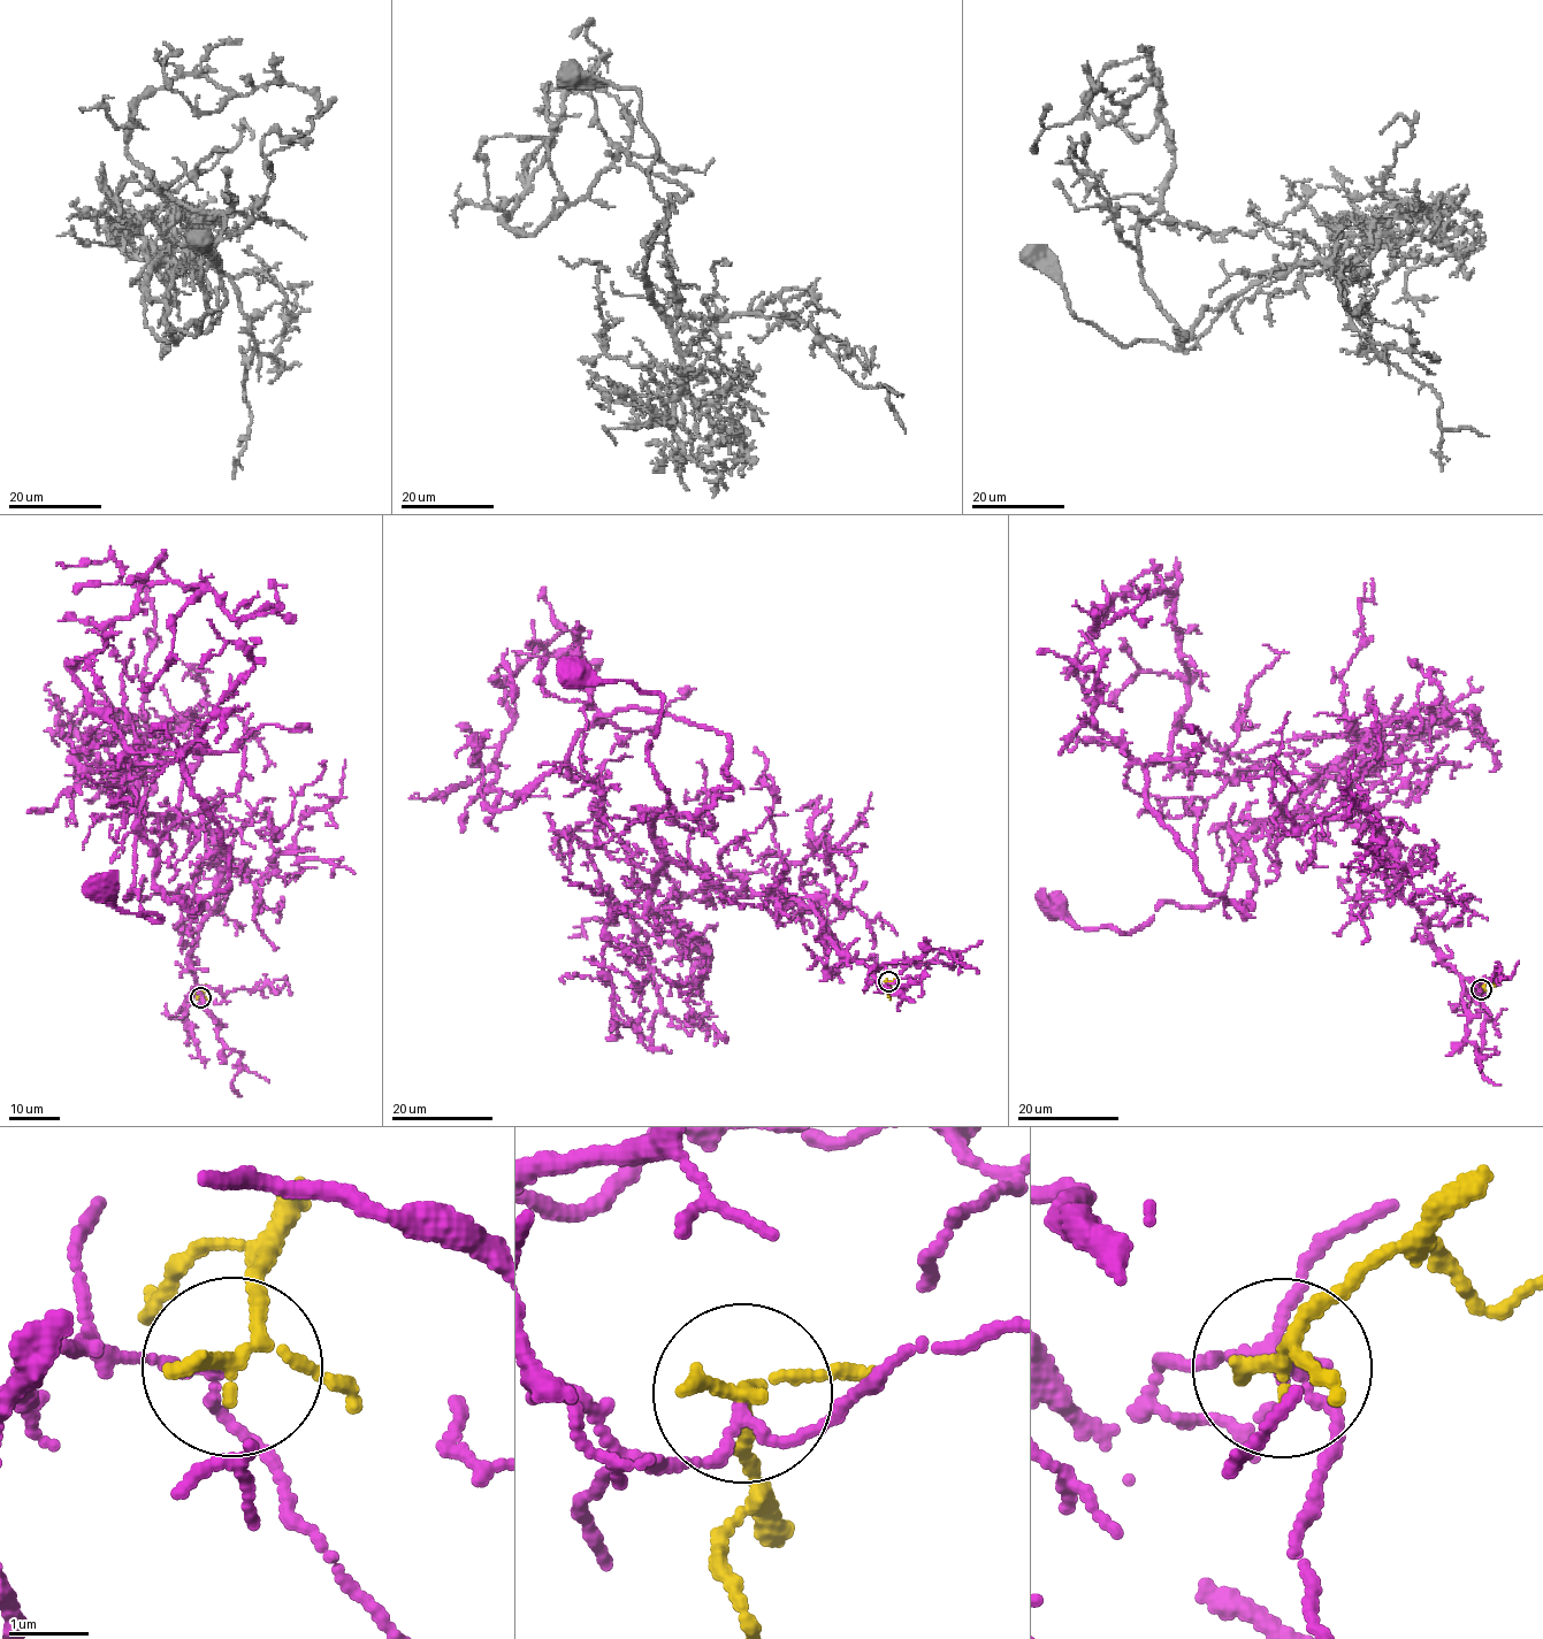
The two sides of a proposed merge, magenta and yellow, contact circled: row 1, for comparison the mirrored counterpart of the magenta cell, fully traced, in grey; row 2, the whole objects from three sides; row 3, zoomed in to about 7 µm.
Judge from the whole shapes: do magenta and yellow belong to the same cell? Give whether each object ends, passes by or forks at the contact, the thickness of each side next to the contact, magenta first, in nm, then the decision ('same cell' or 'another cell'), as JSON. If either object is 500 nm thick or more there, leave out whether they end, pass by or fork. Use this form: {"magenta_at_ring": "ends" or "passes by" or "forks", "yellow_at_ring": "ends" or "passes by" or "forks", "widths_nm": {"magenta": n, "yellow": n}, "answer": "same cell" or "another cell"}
{"magenta_at_ring": "passes by", "yellow_at_ring": "passes by", "widths_nm": {"magenta": 130, "yellow": 170}, "answer": "another cell"}

